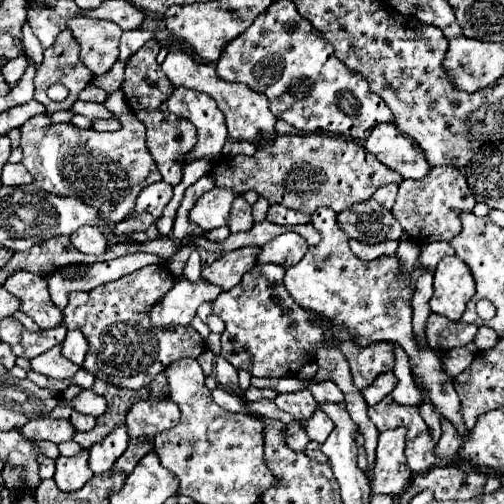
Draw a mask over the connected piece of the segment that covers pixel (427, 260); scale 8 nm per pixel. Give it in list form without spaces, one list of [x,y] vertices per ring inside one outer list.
[[[430,243],[430,245],[424,245],[422,247],[422,255],[420,255],[420,263],[424,267],[436,267],[440,257],[446,257],[446,255],[454,255],[454,249],[450,247],[450,243]]]

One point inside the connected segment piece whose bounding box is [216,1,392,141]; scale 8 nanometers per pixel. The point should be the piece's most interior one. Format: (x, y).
(281, 55)

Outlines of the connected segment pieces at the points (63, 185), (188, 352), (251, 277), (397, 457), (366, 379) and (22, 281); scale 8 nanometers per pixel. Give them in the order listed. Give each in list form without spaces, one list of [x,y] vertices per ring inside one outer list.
[[[114,91],[104,105],[122,121],[120,131],[82,131],[72,123],[52,123],[48,113],[28,119],[20,127],[24,151],[22,165],[34,177],[34,185],[38,189],[62,197],[82,199],[82,203],[102,211],[102,219],[106,223],[118,223],[134,211],[138,193],[162,177],[146,149],[146,127],[138,123],[122,91]]]
[[[148,265],[92,291],[70,293],[70,303],[64,309],[64,325],[82,331],[88,339],[90,349],[84,369],[116,387],[142,389],[172,361],[184,357],[196,359],[206,349],[206,341],[194,327],[166,327],[166,331],[154,331],[154,327],[150,327],[150,307],[154,307],[174,283],[166,267]]]
[[[256,265],[244,274],[238,287],[222,292],[212,303],[214,315],[226,323],[222,357],[254,377],[296,377],[302,365],[314,359],[316,343],[324,339],[324,329],[312,325],[308,313],[290,299],[282,277],[284,267],[280,265]]]
[[[388,429],[382,431],[378,437],[378,449],[376,449],[376,465],[374,465],[374,479],[372,479],[372,491],[374,493],[386,493],[392,497],[400,497],[410,479],[412,471],[406,467],[406,429]]]
[[[342,341],[342,353],[350,363],[354,385],[358,389],[366,389],[380,373],[392,371],[394,367],[392,343],[374,343],[370,347],[358,347],[352,341]]]
[[[18,271],[6,281],[4,287],[22,301],[20,311],[30,315],[40,329],[52,329],[62,323],[62,311],[50,299],[46,277]]]

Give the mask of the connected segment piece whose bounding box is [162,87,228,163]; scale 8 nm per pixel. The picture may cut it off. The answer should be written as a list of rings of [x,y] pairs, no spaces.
[[[176,87],[172,97],[166,103],[162,103],[162,111],[184,117],[192,121],[192,125],[198,129],[198,143],[188,153],[186,163],[190,163],[196,157],[222,153],[222,147],[228,139],[228,131],[224,125],[224,115],[216,107],[212,97],[192,89]]]

